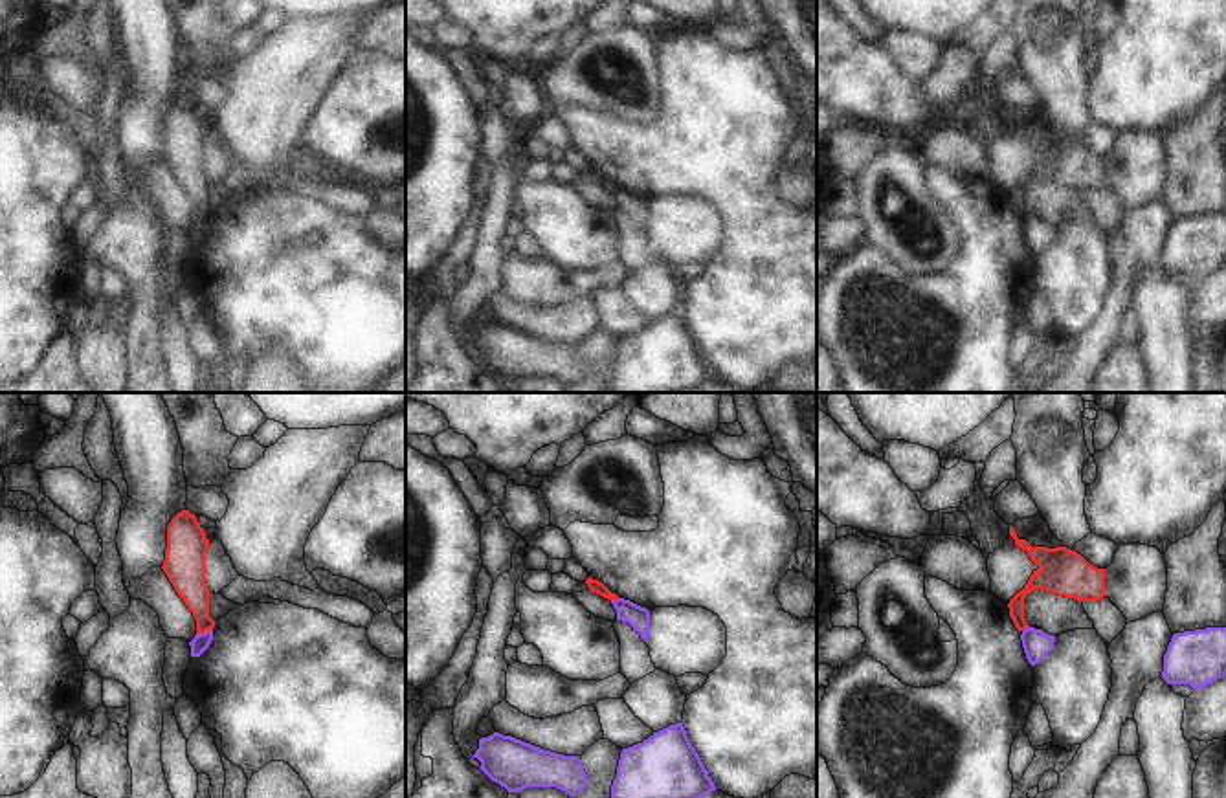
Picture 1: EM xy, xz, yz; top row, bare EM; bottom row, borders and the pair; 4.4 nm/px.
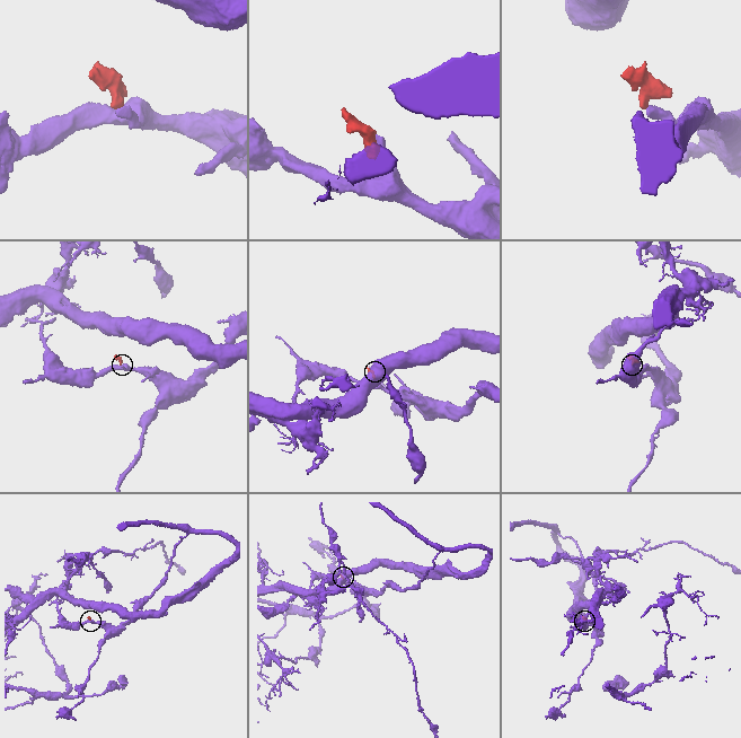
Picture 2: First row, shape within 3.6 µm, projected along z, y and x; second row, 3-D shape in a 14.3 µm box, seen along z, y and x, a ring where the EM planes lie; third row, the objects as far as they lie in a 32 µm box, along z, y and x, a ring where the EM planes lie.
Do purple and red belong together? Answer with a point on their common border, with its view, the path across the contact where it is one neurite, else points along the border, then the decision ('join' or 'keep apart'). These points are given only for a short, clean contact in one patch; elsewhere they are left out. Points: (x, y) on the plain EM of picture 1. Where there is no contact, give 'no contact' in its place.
contact xy (206, 221); border xy (211, 217), (197, 224); keep apart

